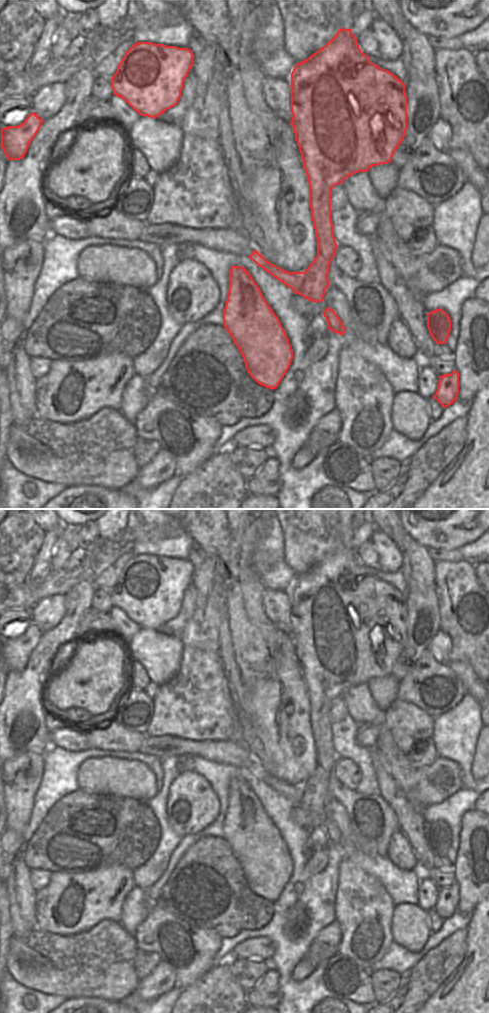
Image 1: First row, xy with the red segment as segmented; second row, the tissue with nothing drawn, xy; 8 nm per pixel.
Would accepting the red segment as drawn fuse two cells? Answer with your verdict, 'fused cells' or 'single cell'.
fused cells

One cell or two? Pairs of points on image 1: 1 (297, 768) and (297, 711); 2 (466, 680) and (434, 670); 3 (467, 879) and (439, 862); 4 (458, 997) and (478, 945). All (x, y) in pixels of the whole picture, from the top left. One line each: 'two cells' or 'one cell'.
1: one cell
2: two cells
3: two cells
4: one cell

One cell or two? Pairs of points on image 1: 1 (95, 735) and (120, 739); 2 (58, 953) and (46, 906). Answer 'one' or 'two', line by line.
1: one
2: two

